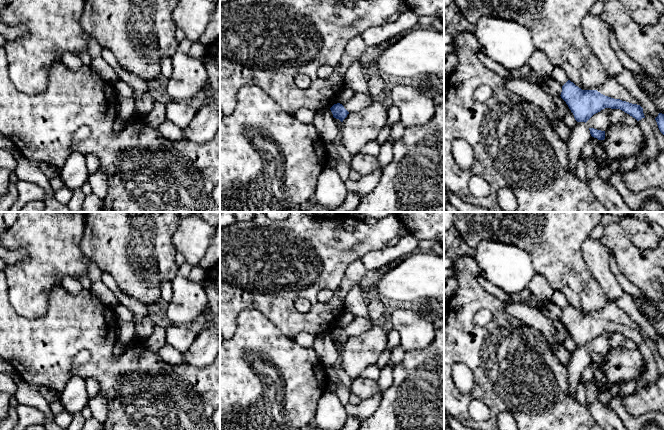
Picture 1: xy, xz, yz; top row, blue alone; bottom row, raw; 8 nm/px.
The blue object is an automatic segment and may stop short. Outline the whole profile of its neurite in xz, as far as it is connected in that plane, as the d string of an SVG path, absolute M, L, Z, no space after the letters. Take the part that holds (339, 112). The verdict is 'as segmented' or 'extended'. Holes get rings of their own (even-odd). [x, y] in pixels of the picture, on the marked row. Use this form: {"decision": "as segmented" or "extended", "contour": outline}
{"decision": "as segmented", "contour": "M340 103L334 104L330 108L330 110L331 110L332 114L333 114L333 117L336 118L336 119L339 119L341 122L343 122L343 120L349 114L349 112Z"}

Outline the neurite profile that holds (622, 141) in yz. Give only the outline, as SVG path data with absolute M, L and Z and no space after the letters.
M610 124L605 131L605 139L599 140L605 149L610 162L643 153L647 144L647 137L638 124Z

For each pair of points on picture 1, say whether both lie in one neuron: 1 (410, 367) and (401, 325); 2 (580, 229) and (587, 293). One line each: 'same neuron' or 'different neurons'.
1: different neurons
2: same neuron

